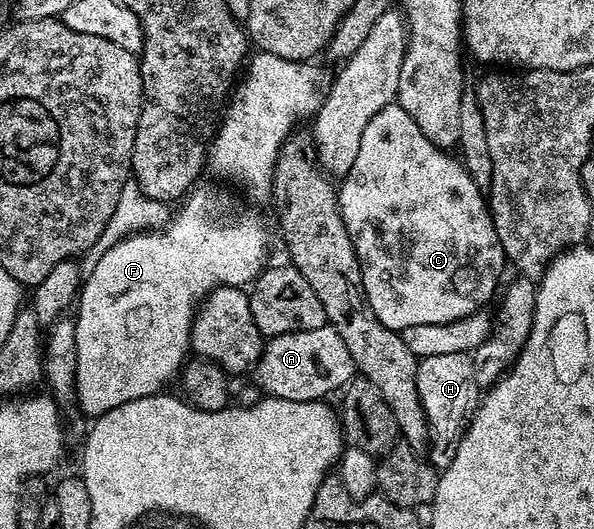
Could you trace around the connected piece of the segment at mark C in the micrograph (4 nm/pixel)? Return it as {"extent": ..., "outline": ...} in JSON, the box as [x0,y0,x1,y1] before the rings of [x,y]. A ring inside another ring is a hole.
{"extent":[338,103,506,331],"outline":[[[393,103],[382,107],[380,111],[368,123],[362,131],[362,137],[358,143],[358,159],[354,159],[354,167],[350,167],[348,173],[343,174],[338,185],[338,202],[340,205],[340,217],[344,220],[346,231],[352,240],[352,246],[356,252],[357,259],[360,260],[360,284],[364,300],[367,301],[369,309],[380,322],[388,329],[401,331],[406,327],[417,326],[418,324],[446,324],[454,320],[460,320],[463,316],[479,310],[484,305],[483,301],[488,301],[497,292],[501,284],[500,272],[506,269],[506,258],[504,248],[494,231],[492,215],[486,208],[486,199],[474,183],[474,179],[464,169],[464,164],[459,156],[451,152],[438,148],[414,123],[406,111],[402,111],[399,103]]]}

